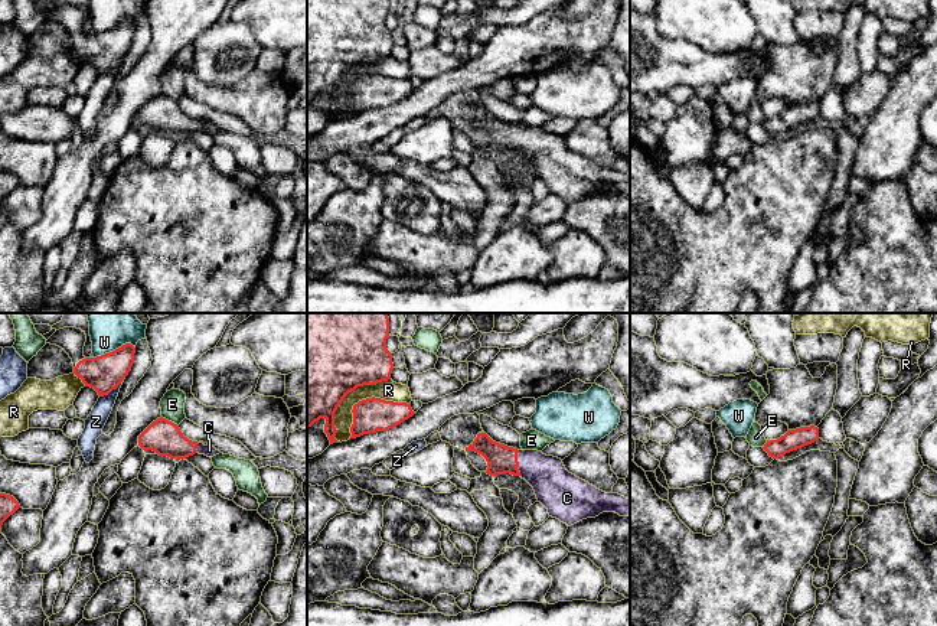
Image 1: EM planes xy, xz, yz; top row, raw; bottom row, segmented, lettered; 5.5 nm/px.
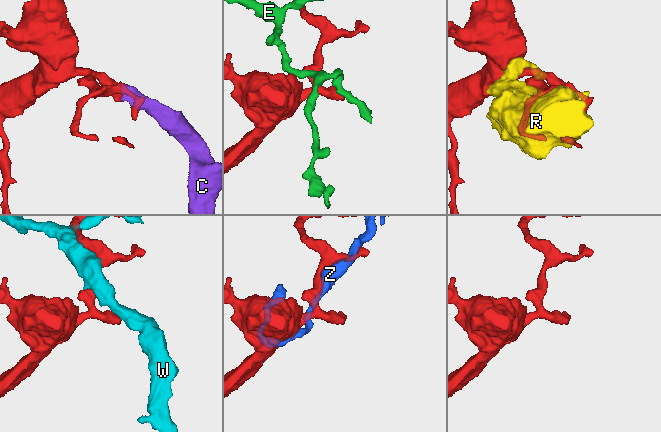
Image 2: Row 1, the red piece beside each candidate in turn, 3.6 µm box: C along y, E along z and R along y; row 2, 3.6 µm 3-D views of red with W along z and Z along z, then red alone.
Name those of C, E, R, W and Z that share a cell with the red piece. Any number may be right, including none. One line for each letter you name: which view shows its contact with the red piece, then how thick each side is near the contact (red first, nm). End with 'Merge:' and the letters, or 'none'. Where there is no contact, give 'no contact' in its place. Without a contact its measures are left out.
C: meets red in xz; 160 nm thick on the red side, 240 nm on the other
Merge: C

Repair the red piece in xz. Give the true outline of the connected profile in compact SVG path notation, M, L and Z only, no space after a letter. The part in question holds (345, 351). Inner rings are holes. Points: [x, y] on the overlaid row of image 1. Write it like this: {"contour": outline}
{"contour": "M307 313L307 428L320 418L326 420L324 433L330 444L340 443L334 438L337 430L334 427L334 413L342 404L343 398L355 391L358 387L376 385L378 382L391 379L394 369L392 353L386 349L386 339L389 338L389 317L386 313Z"}

